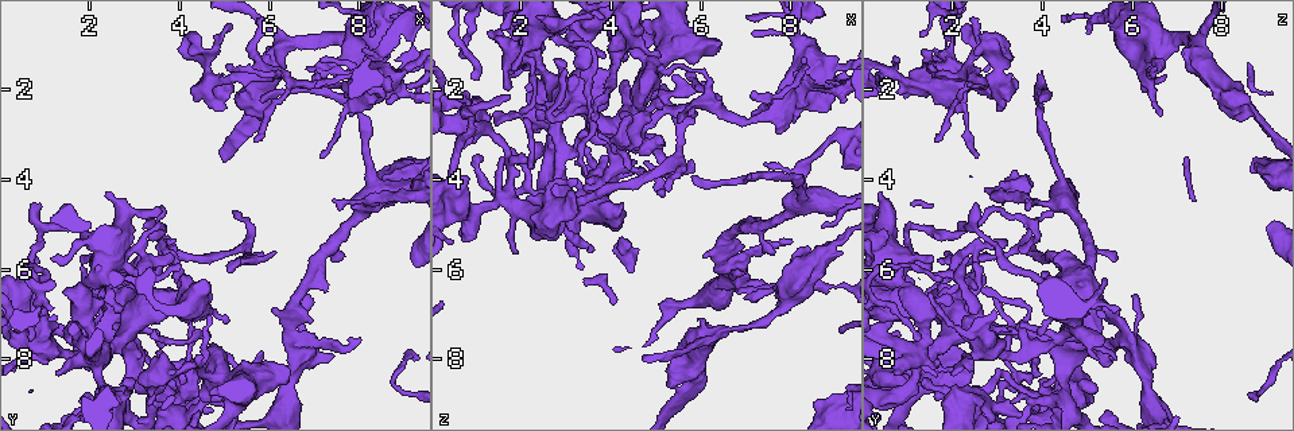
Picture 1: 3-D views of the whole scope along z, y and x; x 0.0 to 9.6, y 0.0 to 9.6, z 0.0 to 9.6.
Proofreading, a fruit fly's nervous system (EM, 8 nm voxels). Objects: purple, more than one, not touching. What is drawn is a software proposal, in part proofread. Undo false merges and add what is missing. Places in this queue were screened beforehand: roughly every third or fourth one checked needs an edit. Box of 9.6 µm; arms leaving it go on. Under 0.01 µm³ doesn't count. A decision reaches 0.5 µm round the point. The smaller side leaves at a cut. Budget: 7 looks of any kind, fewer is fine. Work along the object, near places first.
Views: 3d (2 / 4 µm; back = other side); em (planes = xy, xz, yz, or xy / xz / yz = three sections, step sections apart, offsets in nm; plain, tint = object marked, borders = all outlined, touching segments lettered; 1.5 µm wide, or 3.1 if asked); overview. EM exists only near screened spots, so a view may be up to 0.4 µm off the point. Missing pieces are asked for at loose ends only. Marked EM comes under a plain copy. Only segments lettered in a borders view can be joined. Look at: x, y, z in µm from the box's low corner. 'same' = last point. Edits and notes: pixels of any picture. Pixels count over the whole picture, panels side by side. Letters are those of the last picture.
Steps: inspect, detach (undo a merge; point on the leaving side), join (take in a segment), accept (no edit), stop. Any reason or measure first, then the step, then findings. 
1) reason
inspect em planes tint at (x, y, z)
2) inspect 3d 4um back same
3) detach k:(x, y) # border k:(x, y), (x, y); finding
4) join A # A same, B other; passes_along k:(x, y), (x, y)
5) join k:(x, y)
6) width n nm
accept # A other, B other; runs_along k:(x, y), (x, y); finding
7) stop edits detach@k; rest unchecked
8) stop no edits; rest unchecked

an open end
inspect 3d 2um at (0.95, 4.55, 2.60)

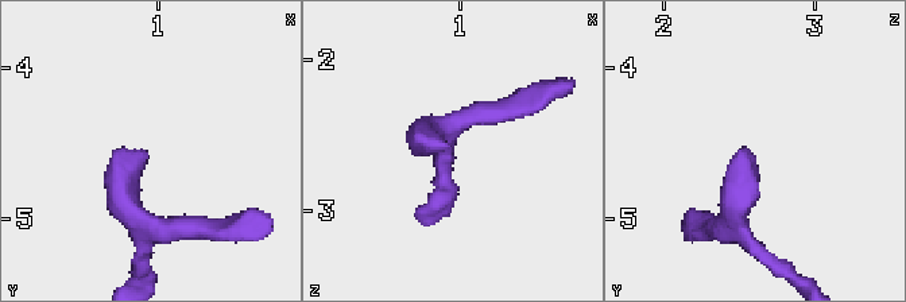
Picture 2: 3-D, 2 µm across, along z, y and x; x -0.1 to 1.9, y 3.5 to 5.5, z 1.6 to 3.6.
need the tissue
inspect em yz step 8 borders at (0.90, 4.54, 2.58)

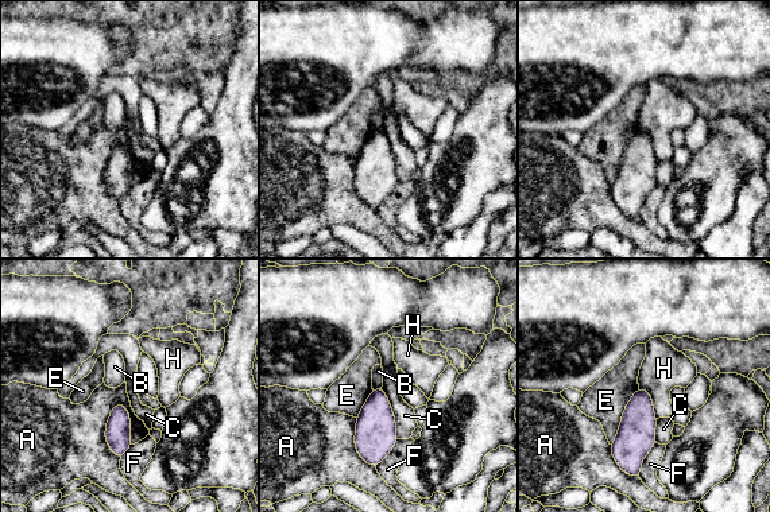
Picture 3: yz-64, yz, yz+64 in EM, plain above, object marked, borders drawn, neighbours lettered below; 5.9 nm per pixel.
cut it another way
inspect em planes borders same

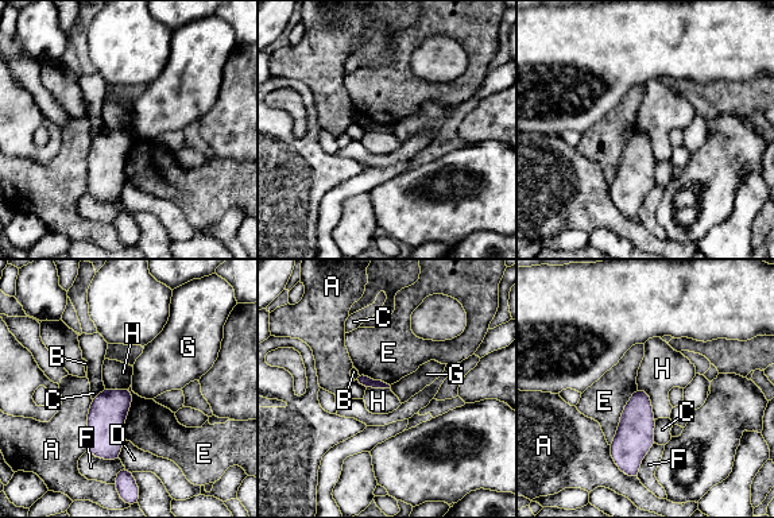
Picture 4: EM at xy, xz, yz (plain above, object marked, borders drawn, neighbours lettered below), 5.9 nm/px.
longest_contact E 380 nm
accept # A other, B other, C other, D other, E other, F other, G other, H other; border 4:(638, 387), (650, 397), (656, 418); no lettered segment goes on from it

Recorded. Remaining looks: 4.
tapers out
inspect em planes borders at (5.80, 2.25, 3.95)

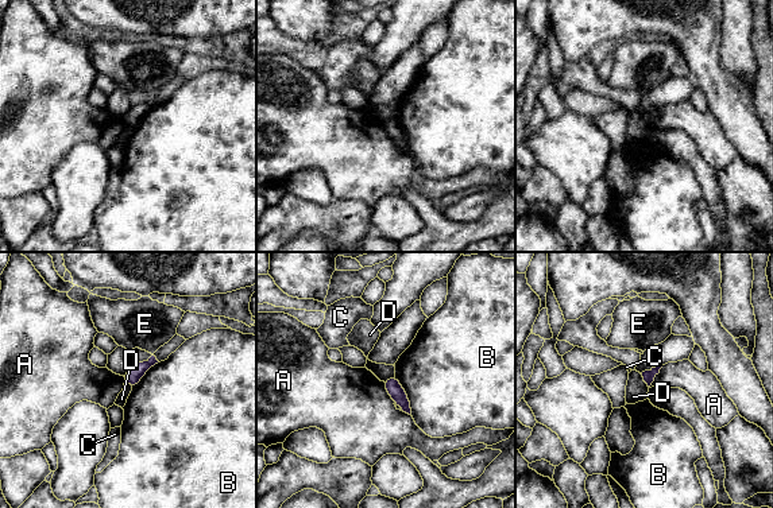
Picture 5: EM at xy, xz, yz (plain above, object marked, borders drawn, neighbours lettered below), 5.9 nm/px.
width 70 nm
accept # A other, B other, C other, D other, E other; no lettered segment goes on from it

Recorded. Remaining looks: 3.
inspect 3d 4um at (9.10, 1.45, 1.80)

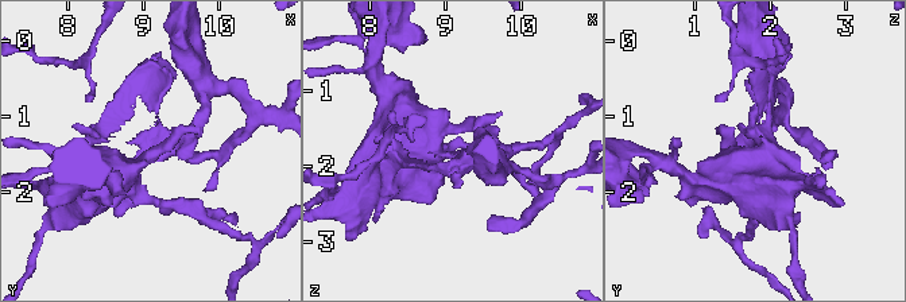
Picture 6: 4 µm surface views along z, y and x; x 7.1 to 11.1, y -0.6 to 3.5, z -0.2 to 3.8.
inspect em planes tint at (9.10, 1.45, 1.85)

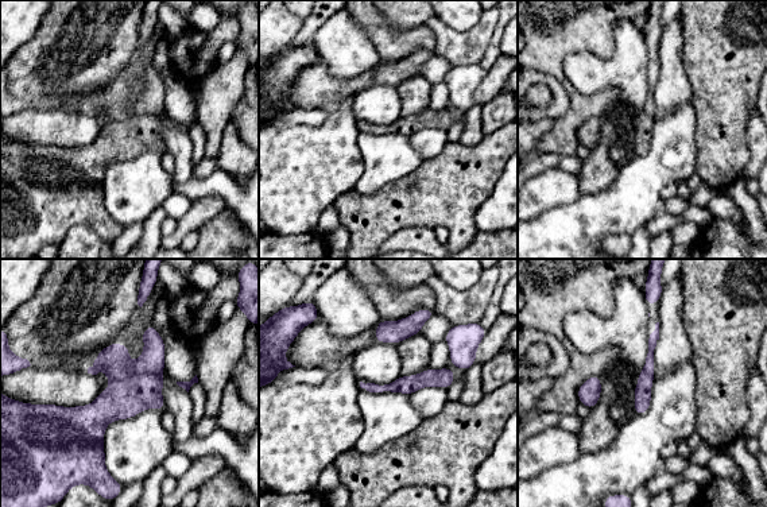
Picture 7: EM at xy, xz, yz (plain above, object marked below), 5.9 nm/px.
inspect em planes borders same

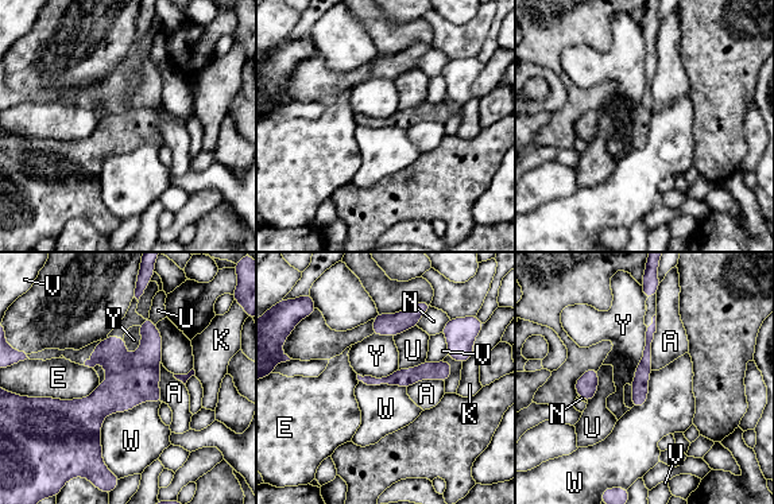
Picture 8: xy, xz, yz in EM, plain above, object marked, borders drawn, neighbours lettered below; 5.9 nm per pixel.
longest_contact W 500 nm
accept # A other, E other, K other, N other, U other, V other, W other, Y other; border 8:(161, 403), (104, 418), (116, 476); continuous, no second cell

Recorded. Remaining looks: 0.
stop no edits; rest unchecked

